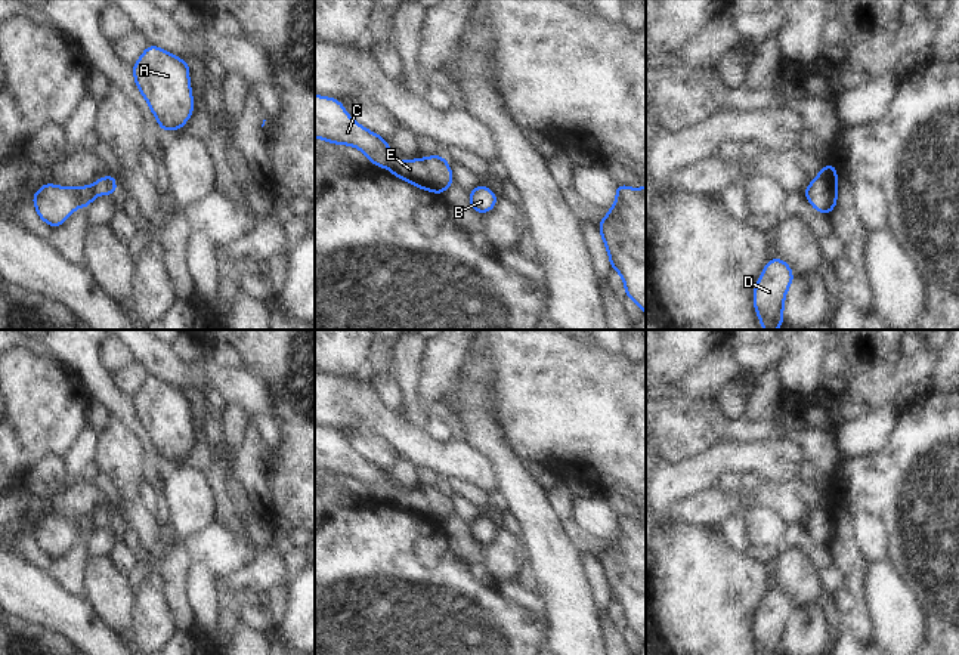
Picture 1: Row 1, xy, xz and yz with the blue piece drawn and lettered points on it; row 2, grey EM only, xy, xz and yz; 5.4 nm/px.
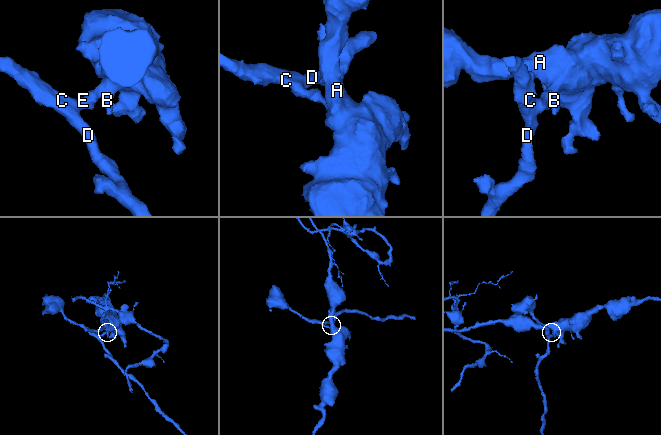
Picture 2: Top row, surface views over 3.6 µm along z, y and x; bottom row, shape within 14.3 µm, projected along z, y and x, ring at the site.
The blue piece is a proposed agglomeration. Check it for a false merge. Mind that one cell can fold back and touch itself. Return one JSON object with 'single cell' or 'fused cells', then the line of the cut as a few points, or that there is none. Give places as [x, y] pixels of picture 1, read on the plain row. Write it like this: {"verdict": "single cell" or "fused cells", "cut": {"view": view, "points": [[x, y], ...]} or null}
{"verdict": "fused cells", "cut": {"view": "xz", "points": [[421, 491], [429, 504], [427, 519]]}}

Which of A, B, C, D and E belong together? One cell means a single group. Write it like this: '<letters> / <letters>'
A B / C D E

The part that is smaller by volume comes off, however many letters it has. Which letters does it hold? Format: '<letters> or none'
C, D, E

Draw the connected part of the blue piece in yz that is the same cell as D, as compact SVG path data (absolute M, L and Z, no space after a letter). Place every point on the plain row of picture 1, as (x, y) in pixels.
M768 590L752 630L760 655L785 655L783 633L794 609L791 597L783 590Z

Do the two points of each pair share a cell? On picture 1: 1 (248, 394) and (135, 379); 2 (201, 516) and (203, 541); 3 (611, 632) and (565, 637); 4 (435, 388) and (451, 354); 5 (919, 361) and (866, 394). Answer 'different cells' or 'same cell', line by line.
1: different cells
2: different cells
3: different cells
4: same cell
5: same cell

